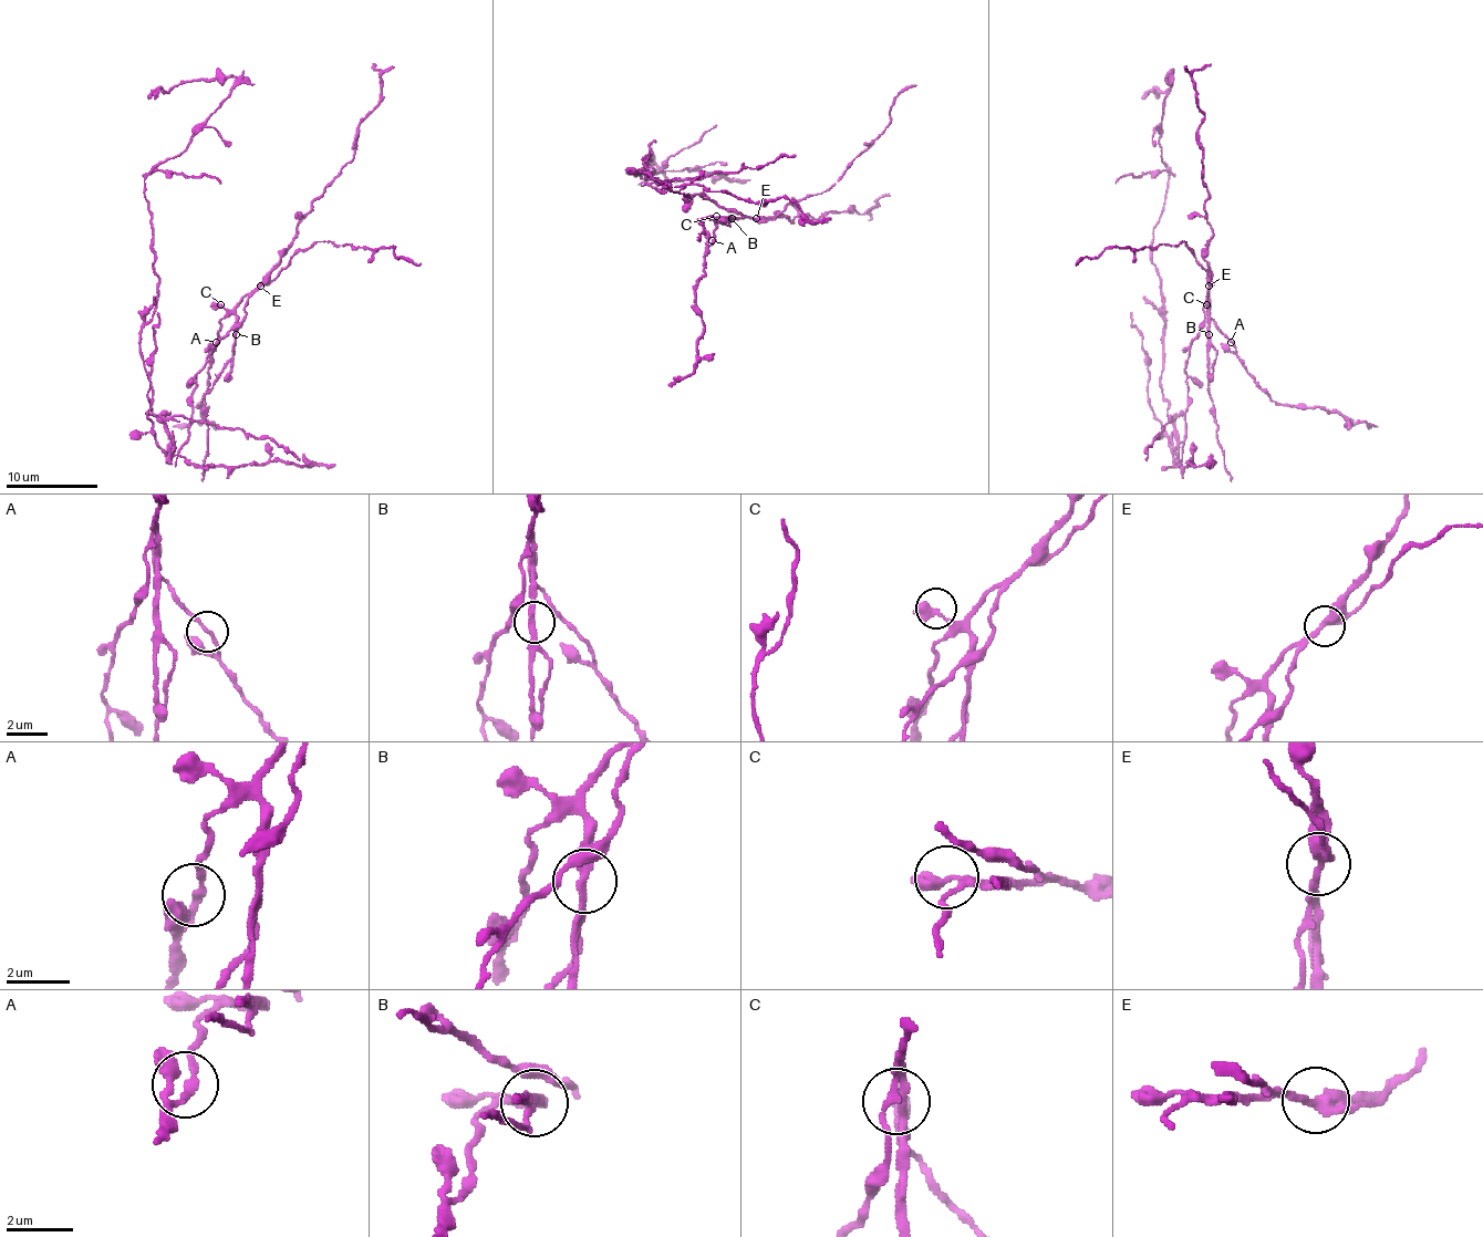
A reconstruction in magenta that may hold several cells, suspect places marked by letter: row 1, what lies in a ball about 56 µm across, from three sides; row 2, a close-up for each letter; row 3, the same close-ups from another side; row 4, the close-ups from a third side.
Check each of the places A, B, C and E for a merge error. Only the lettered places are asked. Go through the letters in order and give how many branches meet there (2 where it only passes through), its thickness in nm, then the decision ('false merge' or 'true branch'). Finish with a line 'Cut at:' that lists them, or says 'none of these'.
A: branches 2; calibre 180 nm; true branch
B: branches 2; calibre 240 nm; false merge
C: branches 1; calibre 500 nm; true branch
E: branches 2; calibre 360 nm; false merge
Cut at: B, E

